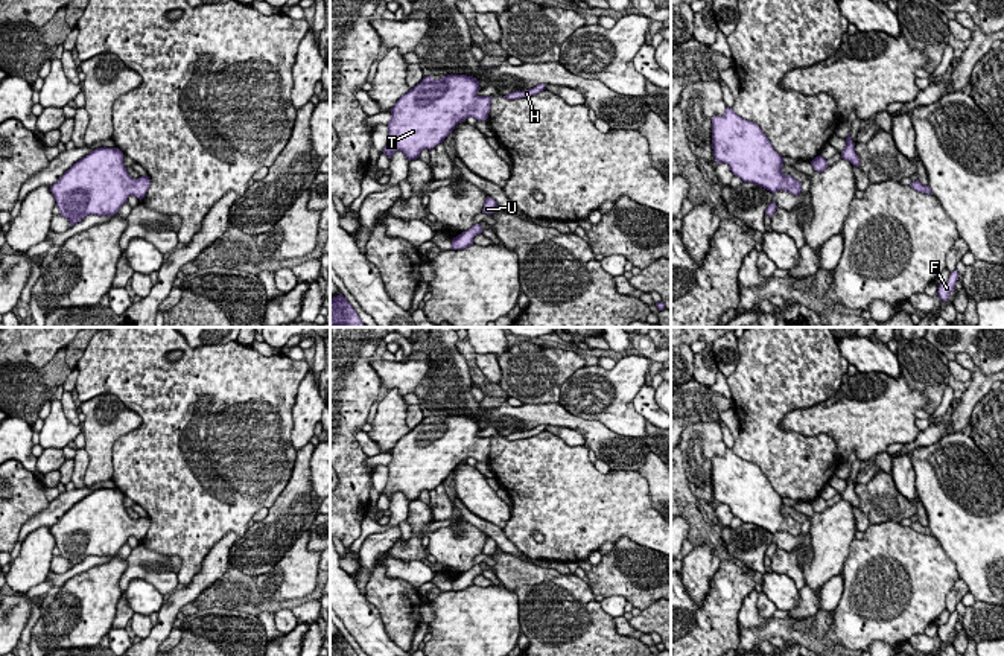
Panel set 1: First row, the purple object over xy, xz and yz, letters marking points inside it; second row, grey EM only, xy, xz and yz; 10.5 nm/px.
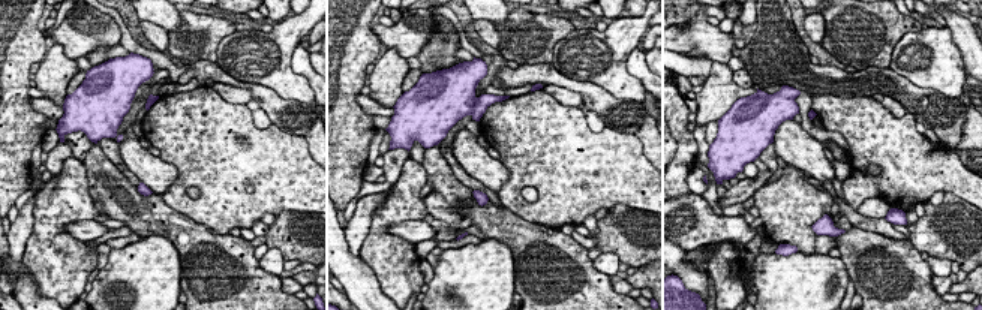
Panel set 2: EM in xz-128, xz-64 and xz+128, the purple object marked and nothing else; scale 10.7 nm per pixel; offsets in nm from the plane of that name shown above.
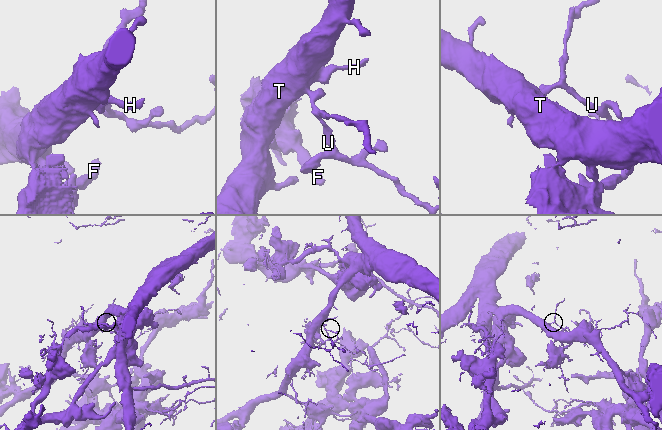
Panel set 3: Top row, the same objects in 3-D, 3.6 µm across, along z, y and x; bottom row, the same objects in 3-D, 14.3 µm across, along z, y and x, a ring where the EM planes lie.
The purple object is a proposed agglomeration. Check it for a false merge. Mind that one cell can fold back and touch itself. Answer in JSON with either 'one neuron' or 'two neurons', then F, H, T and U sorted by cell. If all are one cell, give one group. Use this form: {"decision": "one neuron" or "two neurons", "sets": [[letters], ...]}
{"decision": "two neurons", "sets": [["F", "H"], ["T", "U"]]}

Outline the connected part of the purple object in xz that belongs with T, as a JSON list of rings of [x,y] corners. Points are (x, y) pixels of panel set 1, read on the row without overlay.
[[[447,416],[434,422],[424,417],[391,449],[383,495],[397,492],[417,501],[423,490],[443,484],[458,464],[470,457],[479,422],[467,416]]]

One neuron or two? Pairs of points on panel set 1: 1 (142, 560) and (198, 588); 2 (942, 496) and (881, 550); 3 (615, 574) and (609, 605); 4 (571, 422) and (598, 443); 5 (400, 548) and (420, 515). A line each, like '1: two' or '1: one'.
1: two
2: two
3: two
4: one
5: one

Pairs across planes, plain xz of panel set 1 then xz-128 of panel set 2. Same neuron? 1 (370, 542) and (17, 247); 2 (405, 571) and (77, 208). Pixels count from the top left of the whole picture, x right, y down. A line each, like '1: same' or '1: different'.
1: same
2: different

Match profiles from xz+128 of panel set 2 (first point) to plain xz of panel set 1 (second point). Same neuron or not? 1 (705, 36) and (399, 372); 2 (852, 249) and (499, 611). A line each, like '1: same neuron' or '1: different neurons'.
1: same neuron
2: different neurons

